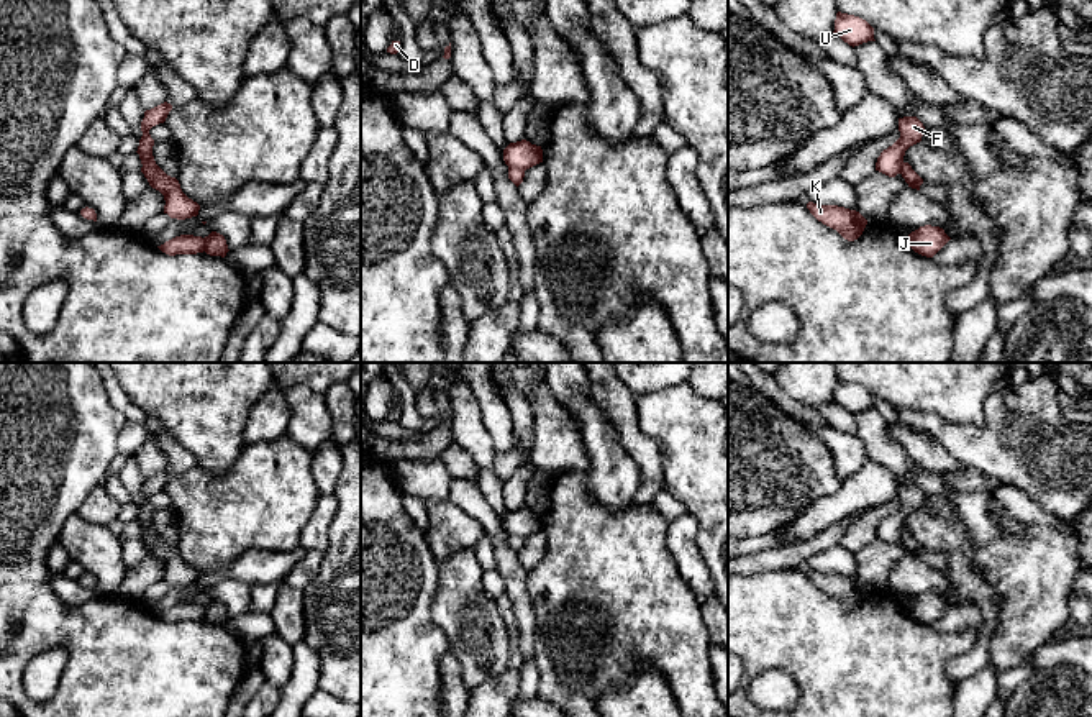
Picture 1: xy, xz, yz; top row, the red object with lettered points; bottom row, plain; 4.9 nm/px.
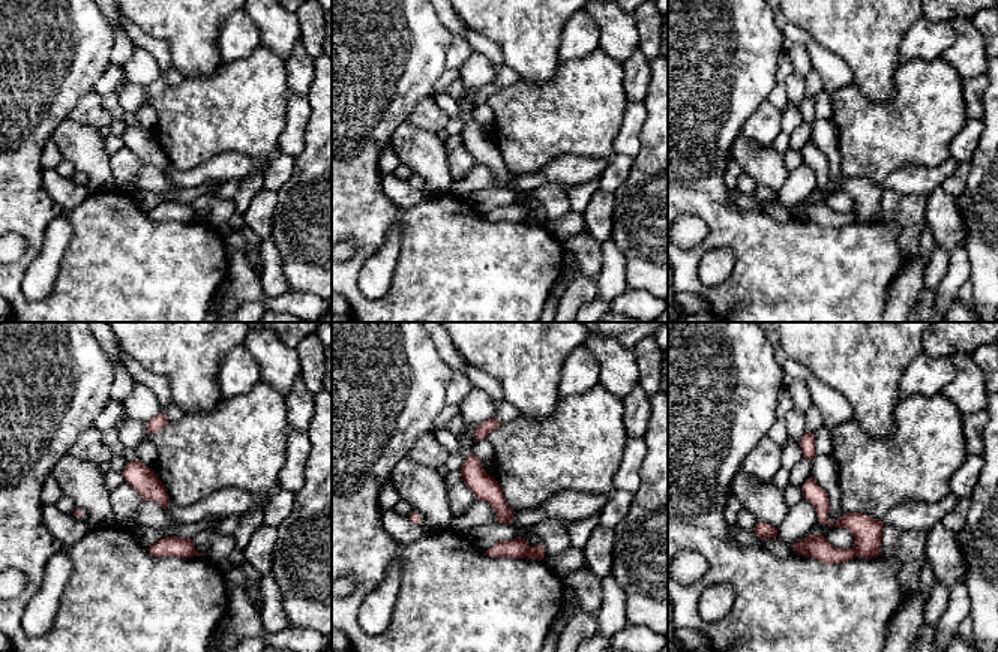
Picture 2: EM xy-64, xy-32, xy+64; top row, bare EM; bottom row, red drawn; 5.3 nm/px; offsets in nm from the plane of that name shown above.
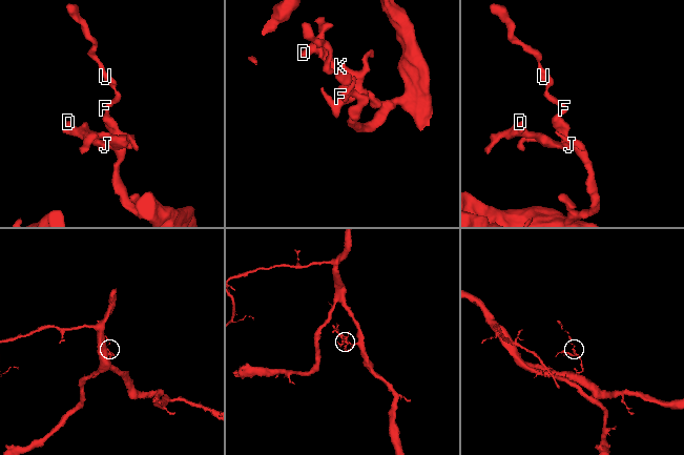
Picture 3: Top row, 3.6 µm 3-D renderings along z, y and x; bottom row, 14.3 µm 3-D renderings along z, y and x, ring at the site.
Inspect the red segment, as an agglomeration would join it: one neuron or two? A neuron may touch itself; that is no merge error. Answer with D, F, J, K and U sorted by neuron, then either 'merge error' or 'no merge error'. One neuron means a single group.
groups D J K / F U; merge error

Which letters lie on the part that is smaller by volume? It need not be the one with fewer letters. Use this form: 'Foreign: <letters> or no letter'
Foreign: D, J, K

